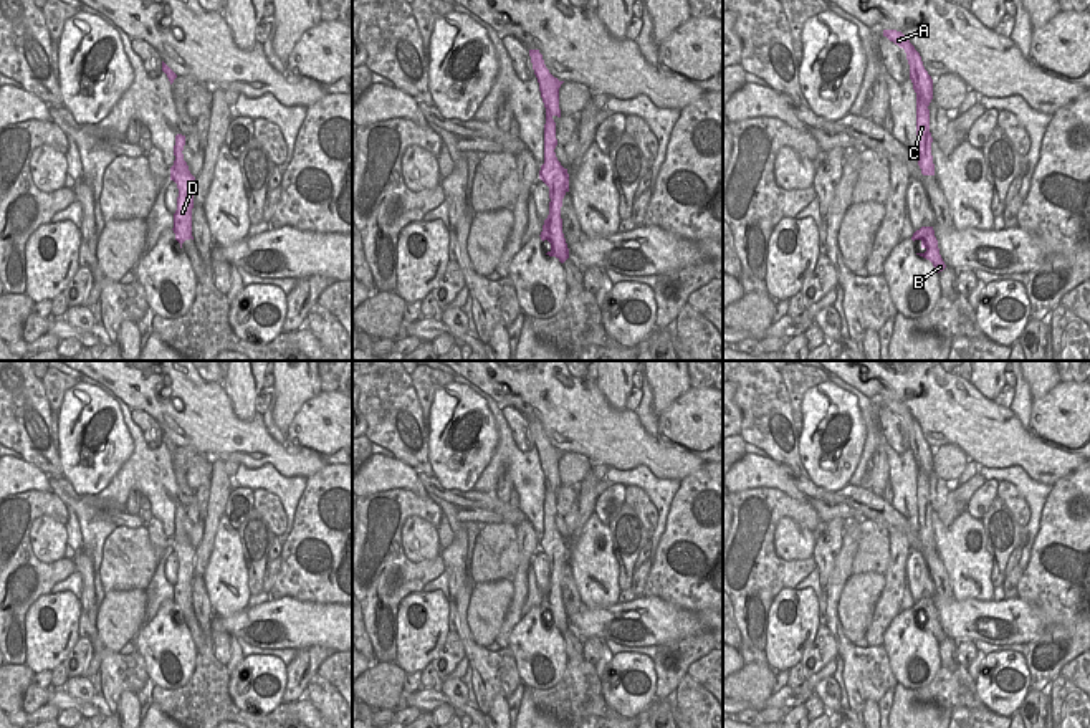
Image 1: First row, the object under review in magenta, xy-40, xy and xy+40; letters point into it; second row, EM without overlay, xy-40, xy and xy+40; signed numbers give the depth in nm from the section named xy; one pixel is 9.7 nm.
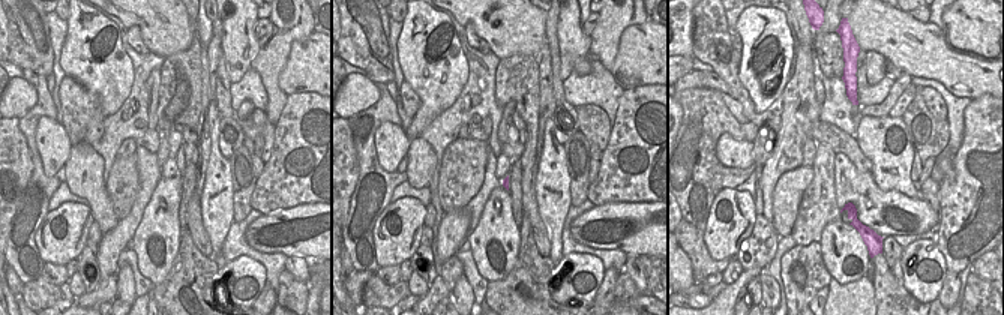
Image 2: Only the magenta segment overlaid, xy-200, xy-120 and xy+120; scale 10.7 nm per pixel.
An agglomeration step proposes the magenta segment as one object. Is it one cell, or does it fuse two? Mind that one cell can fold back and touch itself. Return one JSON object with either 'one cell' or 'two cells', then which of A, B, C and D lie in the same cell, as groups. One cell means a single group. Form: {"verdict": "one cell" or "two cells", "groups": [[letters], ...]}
{"verdict": "two cells", "groups": [["A"], ["B", "C", "D"]]}

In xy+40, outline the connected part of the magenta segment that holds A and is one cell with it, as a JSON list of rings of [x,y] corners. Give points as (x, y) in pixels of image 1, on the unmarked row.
[[[883,400],[883,407],[887,407],[890,412],[893,412],[895,415],[898,415],[900,419],[905,420],[906,424],[906,430],[908,430],[908,435],[910,435],[910,450],[915,457],[915,452],[913,452],[913,433],[911,433],[911,414],[910,410],[901,404],[901,402],[896,402],[896,400]]]

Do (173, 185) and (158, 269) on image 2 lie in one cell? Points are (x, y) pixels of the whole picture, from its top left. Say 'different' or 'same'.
same

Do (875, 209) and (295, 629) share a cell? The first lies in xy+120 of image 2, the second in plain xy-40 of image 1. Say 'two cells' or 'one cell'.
one cell

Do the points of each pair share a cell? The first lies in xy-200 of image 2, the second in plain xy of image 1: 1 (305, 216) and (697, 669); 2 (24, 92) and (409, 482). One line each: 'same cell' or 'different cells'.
1: different cells
2: same cell

